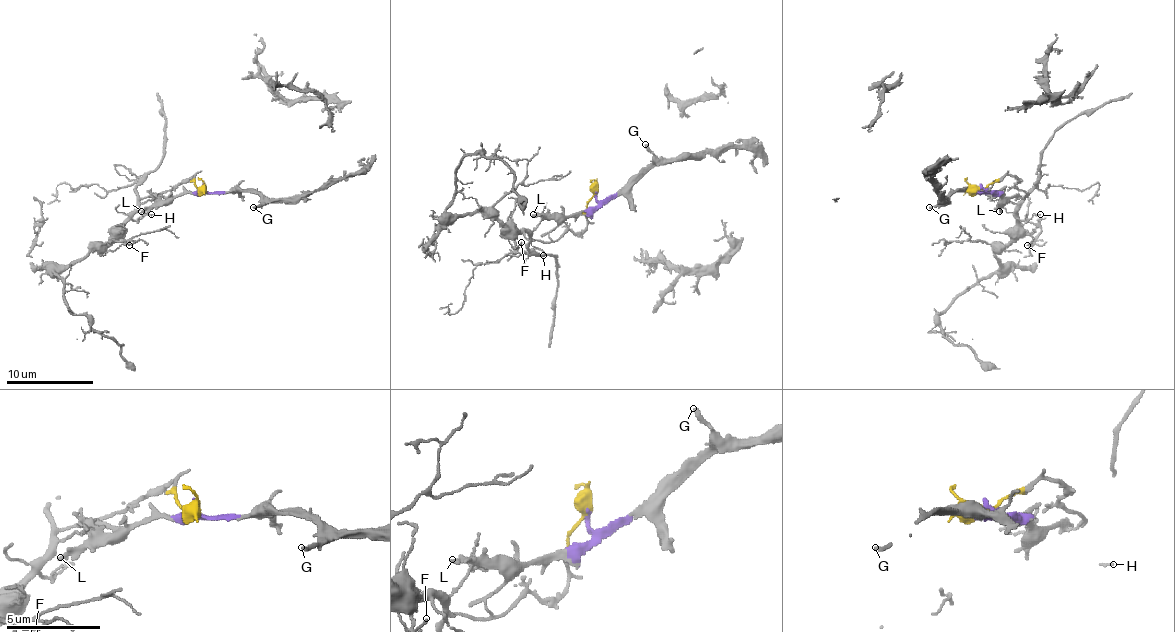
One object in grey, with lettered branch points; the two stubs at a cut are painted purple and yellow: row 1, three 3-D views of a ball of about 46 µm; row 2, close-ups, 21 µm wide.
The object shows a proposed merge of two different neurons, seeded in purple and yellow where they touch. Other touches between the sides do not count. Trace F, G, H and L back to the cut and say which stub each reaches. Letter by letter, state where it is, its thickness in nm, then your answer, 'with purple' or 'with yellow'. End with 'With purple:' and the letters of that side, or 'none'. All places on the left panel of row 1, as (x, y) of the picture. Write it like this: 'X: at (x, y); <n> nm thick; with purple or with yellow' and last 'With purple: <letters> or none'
F: at (129, 245); 100 nm thick; with yellow
G: at (253, 207); 220 nm thick; with purple
H: at (151, 214); 100 nm thick; with yellow
L: at (141, 211); 240 nm thick; with purple
With purple: G, L

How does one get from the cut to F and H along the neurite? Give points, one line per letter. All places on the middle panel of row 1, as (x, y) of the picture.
F: (596, 193), (587, 204), (587, 226), (578, 232), (565, 230), (554, 241), (519, 232), (515, 248), (522, 241)
H: (596, 193), (587, 204), (587, 226), (578, 232), (565, 230), (554, 241), (537, 241), (524, 232), (543, 254)

